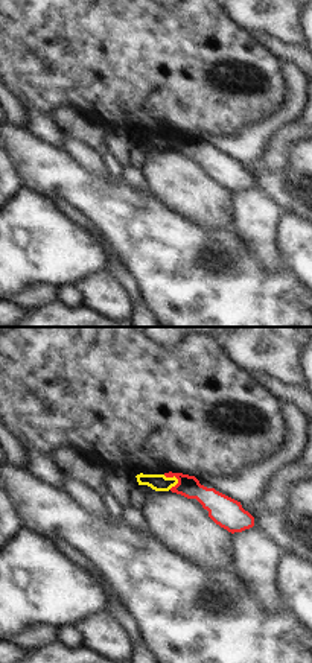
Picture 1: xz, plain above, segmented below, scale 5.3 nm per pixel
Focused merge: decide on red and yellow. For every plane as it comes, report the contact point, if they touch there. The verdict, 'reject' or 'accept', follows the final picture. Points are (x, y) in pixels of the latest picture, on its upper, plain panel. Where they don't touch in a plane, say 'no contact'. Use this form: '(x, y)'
(172, 136)

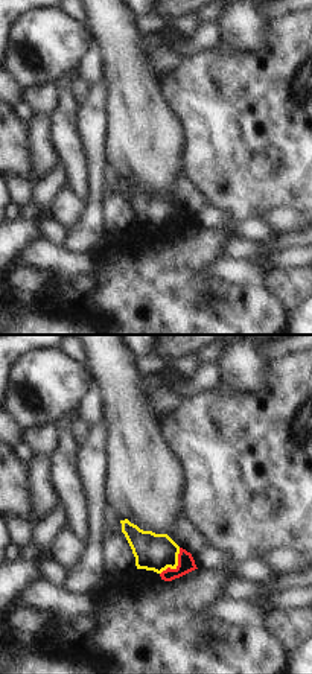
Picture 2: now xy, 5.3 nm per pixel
(178, 224)

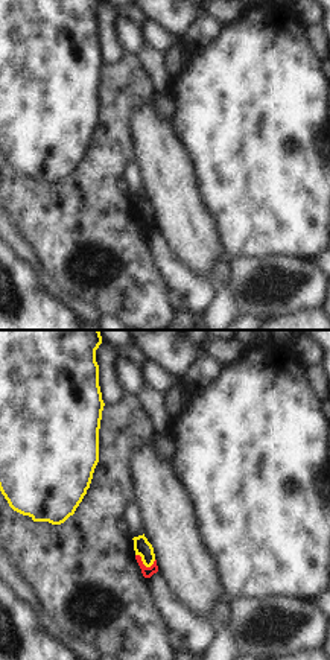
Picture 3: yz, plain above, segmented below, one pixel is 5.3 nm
(143, 224)

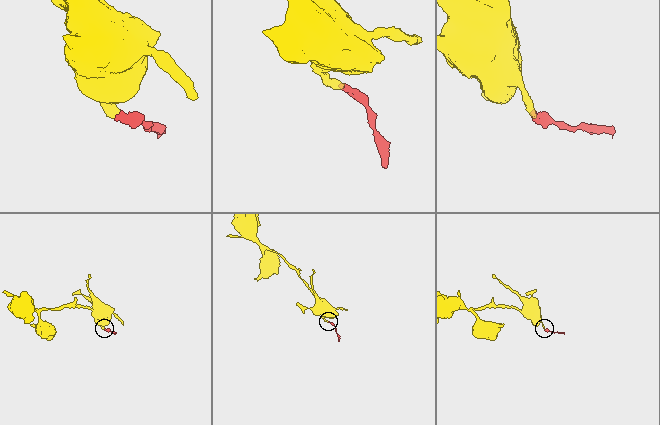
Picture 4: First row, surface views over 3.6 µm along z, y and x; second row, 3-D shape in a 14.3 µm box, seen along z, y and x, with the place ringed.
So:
reject

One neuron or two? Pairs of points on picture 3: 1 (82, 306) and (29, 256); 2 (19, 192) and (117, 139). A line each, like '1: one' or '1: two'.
1: one
2: one

